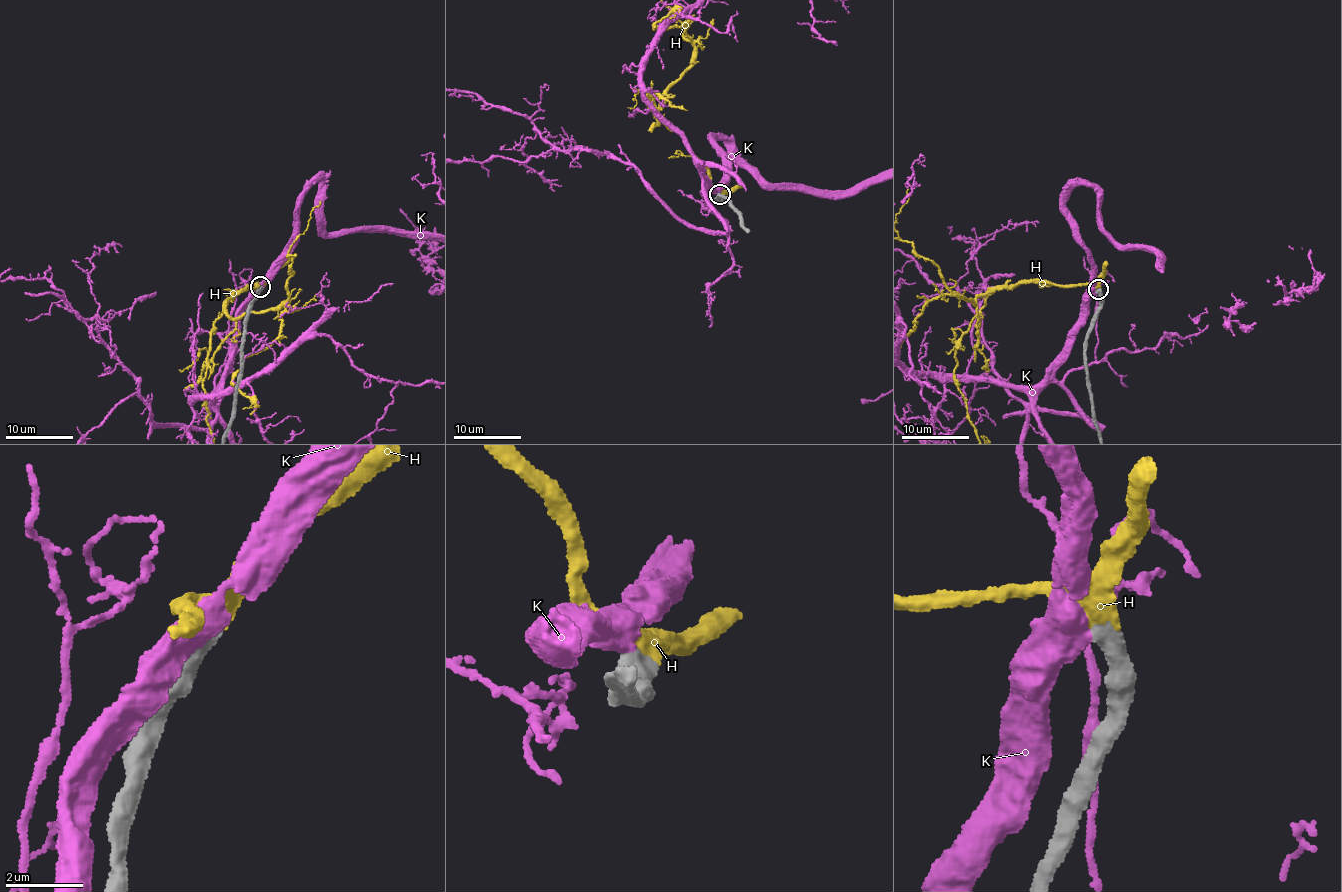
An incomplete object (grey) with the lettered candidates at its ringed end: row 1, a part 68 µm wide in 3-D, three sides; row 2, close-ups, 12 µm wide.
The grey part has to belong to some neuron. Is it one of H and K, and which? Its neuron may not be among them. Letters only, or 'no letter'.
H

